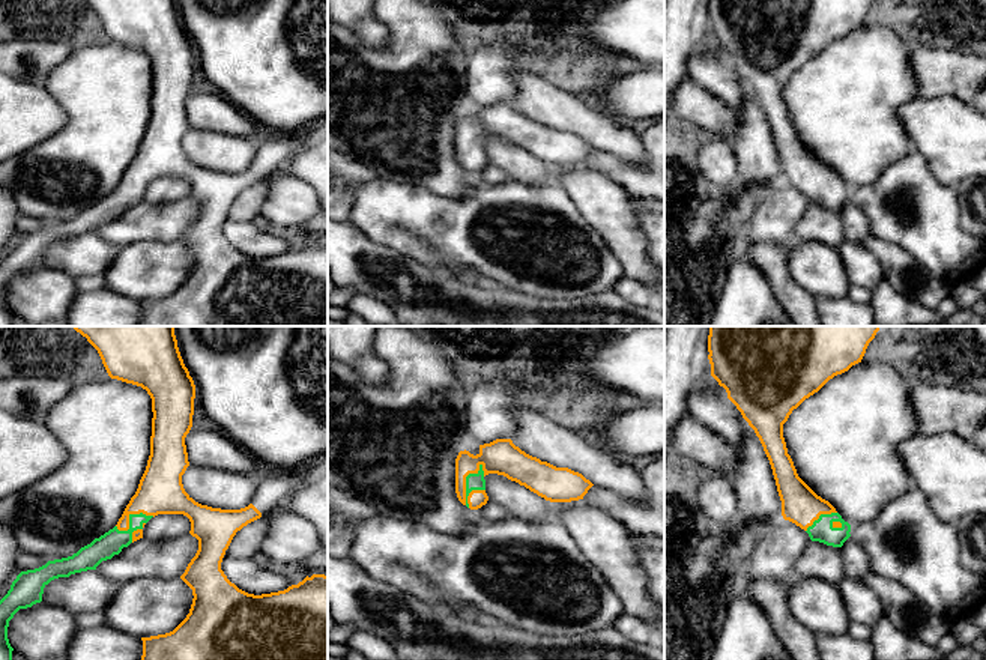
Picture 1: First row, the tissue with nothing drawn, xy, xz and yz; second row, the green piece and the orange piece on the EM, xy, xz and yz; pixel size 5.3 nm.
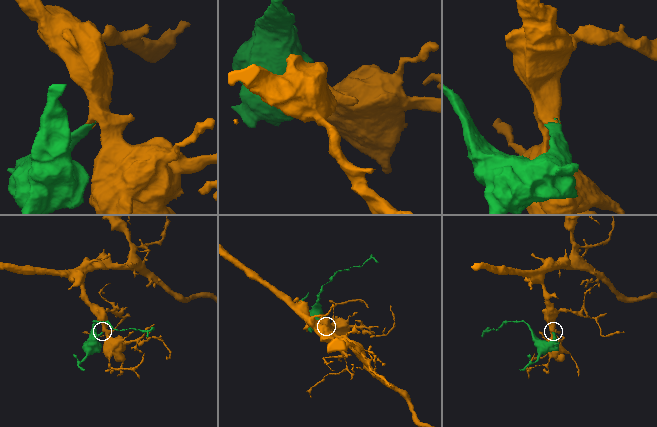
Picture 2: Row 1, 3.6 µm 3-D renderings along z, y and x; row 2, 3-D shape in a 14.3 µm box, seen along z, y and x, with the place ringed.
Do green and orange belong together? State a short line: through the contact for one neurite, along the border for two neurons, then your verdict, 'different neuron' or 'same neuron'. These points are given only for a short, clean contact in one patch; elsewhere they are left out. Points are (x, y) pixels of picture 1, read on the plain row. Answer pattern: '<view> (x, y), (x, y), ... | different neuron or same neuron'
xz (474, 145), (466, 146), (477, 130), (502, 121) | same neuron

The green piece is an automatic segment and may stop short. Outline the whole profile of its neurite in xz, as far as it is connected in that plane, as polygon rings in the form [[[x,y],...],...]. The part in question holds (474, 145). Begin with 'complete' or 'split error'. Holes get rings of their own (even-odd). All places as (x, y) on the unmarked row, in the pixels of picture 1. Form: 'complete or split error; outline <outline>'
split error; outline [[[496,102],[479,108],[476,119],[460,114],[455,122],[455,156],[470,173],[487,167],[485,143],[488,137],[504,138],[550,165],[583,162],[594,149],[582,137],[556,131],[522,114],[511,102]]]

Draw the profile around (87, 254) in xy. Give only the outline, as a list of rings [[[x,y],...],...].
[[[87,233],[51,244],[44,251],[42,266],[66,272],[74,280],[87,275],[104,275],[119,247]]]

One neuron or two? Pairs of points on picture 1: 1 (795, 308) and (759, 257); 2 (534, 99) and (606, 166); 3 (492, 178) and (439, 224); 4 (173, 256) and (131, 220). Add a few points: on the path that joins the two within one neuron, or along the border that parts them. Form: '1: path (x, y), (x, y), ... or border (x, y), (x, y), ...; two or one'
1: path (791, 296), (771, 269); one
2: border (594, 148), (627, 161); two
3: border (508, 179), (499, 184), (481, 182); two
4: border (179, 239), (134, 241), (122, 247); two

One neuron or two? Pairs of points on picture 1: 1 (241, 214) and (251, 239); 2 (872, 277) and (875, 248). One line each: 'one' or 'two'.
1: two
2: two

